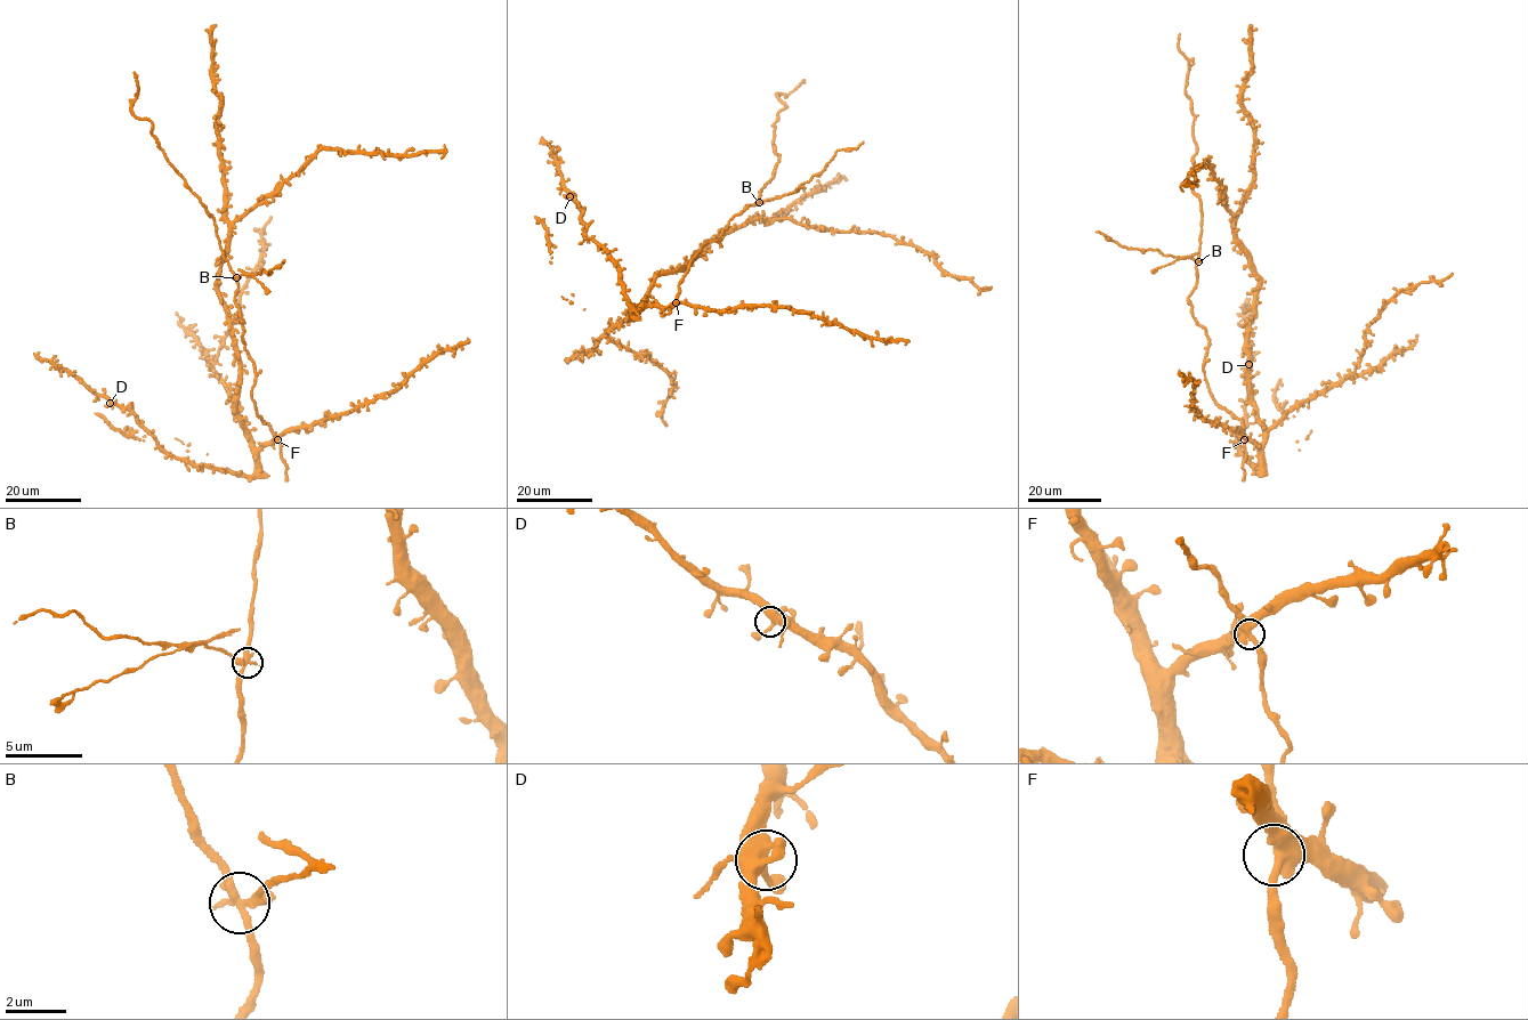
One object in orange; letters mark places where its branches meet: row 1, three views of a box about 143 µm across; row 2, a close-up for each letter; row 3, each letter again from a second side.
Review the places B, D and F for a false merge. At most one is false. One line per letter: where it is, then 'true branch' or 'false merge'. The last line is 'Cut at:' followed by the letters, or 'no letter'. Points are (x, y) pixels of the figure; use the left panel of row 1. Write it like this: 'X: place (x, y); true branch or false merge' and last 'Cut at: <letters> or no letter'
B: place (236, 277); false merge
D: place (110, 403); true branch
F: place (277, 439); true branch
Cut at: B

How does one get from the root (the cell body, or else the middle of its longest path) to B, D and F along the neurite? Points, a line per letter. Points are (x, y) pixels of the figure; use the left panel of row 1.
B: (255, 446), (260, 450), (275, 438), (258, 415), (252, 396), (255, 365), (242, 341), (236, 277)
D: (255, 446), (256, 470), (249, 476), (200, 467), (168, 454), (136, 414), (110, 403)
F: (255, 446), (260, 450), (277, 439)

